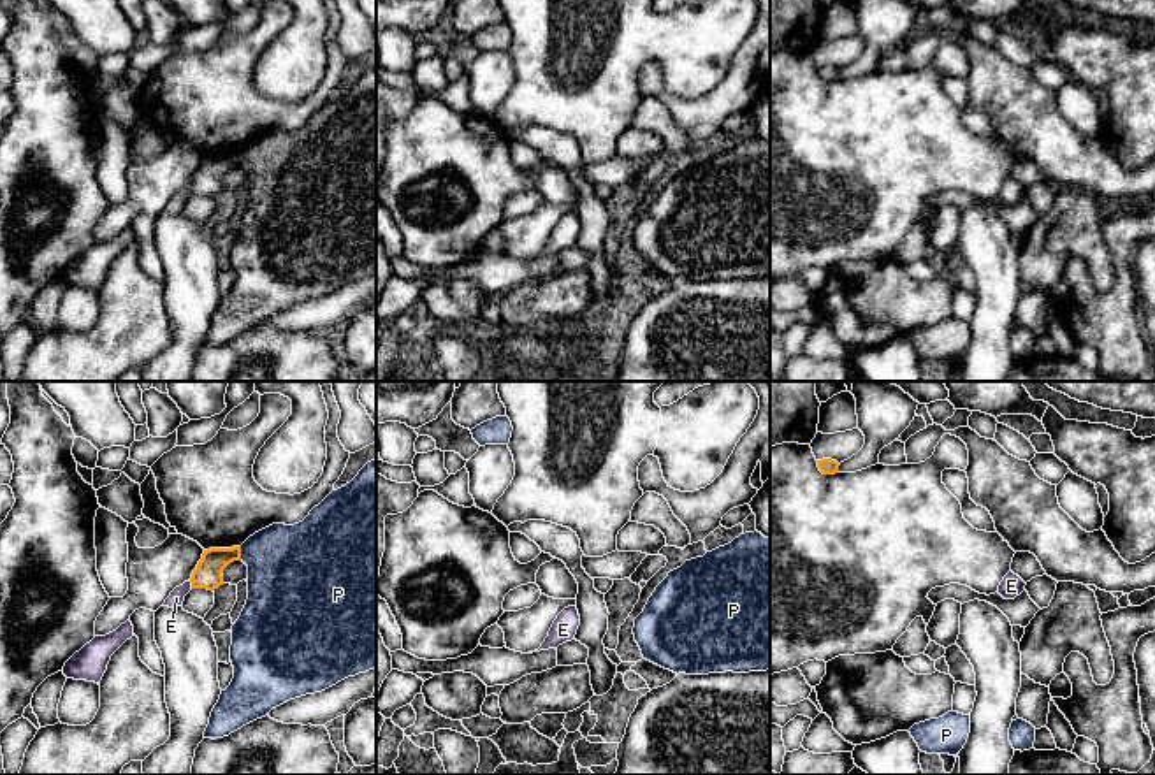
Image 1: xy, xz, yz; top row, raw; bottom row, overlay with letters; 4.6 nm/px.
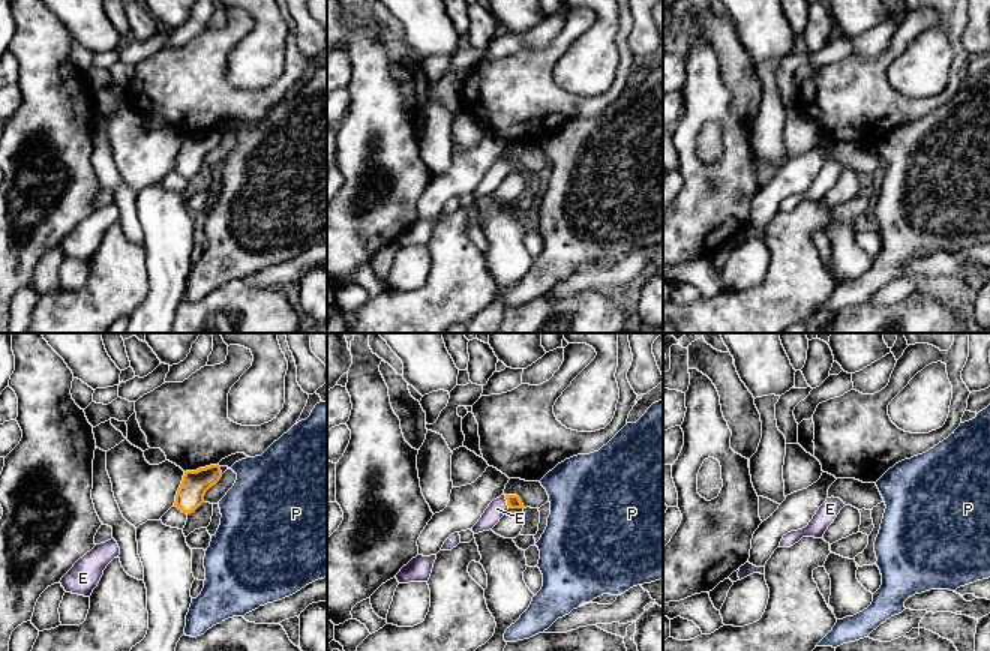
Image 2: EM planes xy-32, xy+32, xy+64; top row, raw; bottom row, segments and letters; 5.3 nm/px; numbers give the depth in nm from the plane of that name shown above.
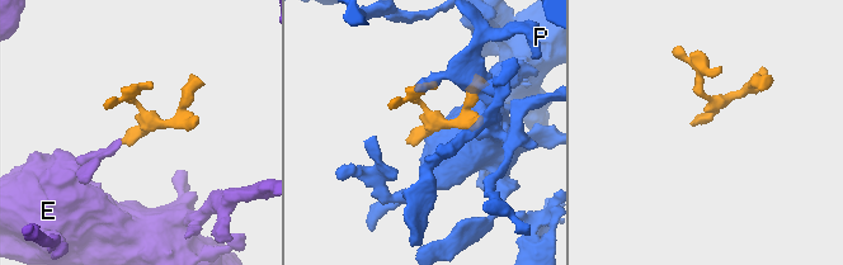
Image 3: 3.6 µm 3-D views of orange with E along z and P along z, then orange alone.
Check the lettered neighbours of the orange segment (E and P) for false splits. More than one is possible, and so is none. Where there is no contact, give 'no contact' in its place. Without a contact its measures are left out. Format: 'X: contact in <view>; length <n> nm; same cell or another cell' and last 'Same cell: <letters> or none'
E: contact in xy; length 40 nm; same cell
P: contact in xy; length 60 nm; another cell
Same cell: E

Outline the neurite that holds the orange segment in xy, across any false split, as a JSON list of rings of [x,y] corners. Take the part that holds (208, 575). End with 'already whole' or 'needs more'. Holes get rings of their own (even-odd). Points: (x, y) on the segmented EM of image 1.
[[[241,547],[204,550],[202,559],[192,573],[192,578],[183,585],[176,587],[165,599],[163,606],[181,606],[185,596],[192,589],[218,589],[220,585],[223,585],[223,569],[234,561],[241,561]]] | needs more

